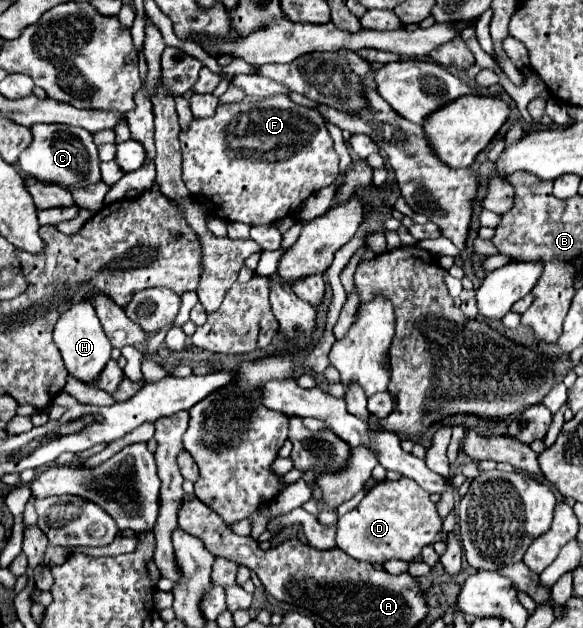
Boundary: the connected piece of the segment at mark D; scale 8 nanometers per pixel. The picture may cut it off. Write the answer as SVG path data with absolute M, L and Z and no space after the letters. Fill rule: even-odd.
M400 478L396 482L384 480L380 484L376 484L374 488L370 488L366 492L366 496L362 498L362 502L348 514L344 514L340 518L338 524L338 546L352 556L354 560L364 560L370 564L378 564L382 566L386 560L396 558L396 560L404 560L410 562L416 556L420 556L420 550L428 544L434 544L438 532L442 530L442 518L436 512L436 504L430 500L430 494L424 492L414 480L410 478Z

